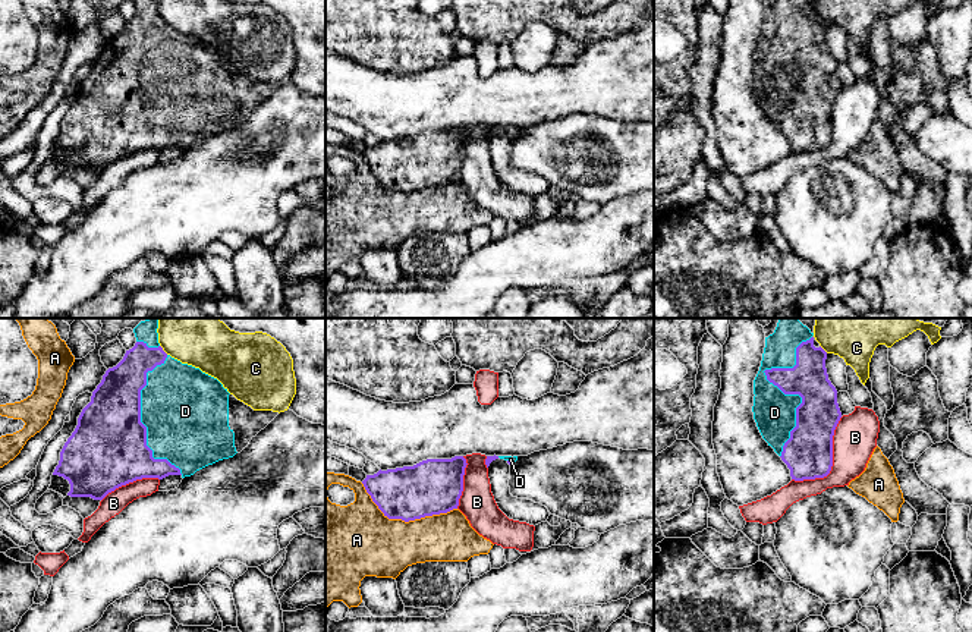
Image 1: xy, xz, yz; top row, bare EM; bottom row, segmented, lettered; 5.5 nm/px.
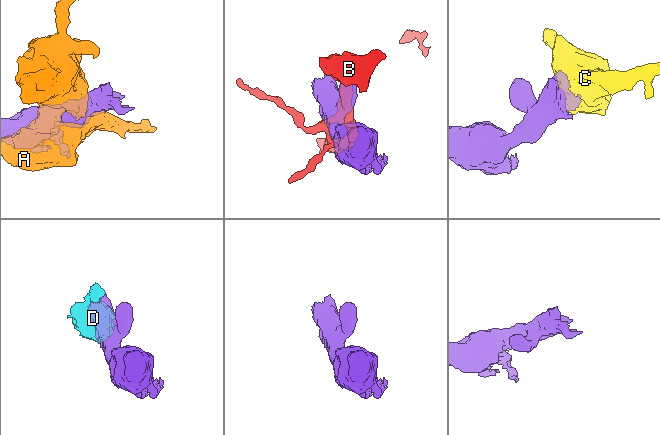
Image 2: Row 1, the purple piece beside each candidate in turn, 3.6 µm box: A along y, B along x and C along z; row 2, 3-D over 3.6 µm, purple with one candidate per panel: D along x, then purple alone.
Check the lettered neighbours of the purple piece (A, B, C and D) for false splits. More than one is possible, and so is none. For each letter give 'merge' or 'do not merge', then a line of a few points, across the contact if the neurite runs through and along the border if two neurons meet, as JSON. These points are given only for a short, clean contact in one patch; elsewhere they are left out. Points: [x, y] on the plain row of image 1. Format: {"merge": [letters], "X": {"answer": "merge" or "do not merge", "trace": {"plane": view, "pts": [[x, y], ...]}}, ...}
{"merge": ["D"], "A": {"answer": "do not merge"}, "B": {"answer": "do not merge"}, "C": {"answer": "do not merge"}, "D": {"answer": "merge"}}

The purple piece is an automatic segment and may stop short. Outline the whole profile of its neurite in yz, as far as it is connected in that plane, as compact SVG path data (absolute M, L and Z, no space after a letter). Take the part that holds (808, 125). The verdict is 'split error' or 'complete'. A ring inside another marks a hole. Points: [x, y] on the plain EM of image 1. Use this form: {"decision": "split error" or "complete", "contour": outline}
{"decision": "split error", "contour": "M776 0L765 9L754 51L754 91L762 110L790 141L795 153L824 150L833 138L833 107L842 89L837 62L828 51L827 23L814 18L809 0Z"}

